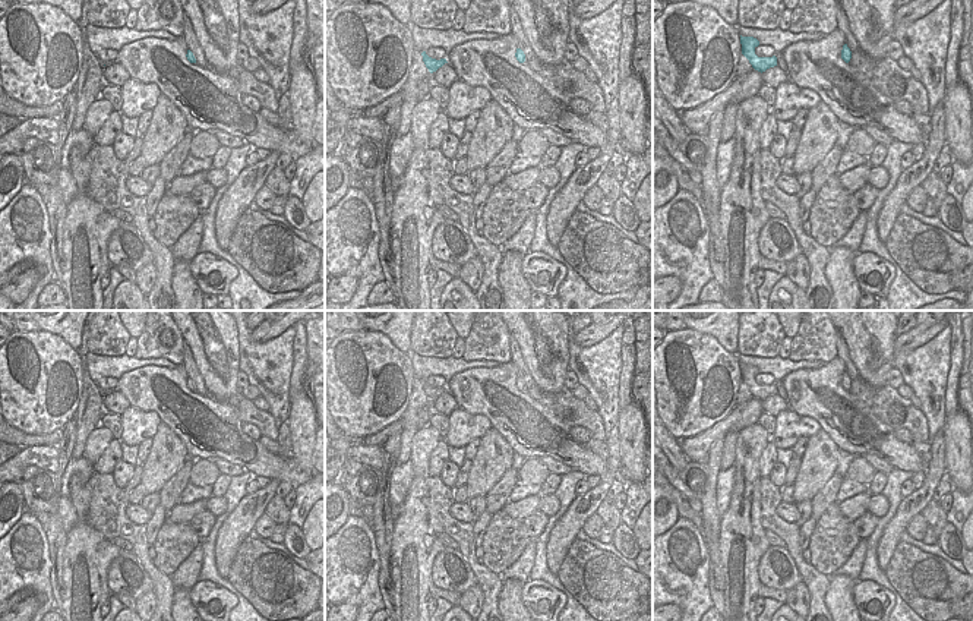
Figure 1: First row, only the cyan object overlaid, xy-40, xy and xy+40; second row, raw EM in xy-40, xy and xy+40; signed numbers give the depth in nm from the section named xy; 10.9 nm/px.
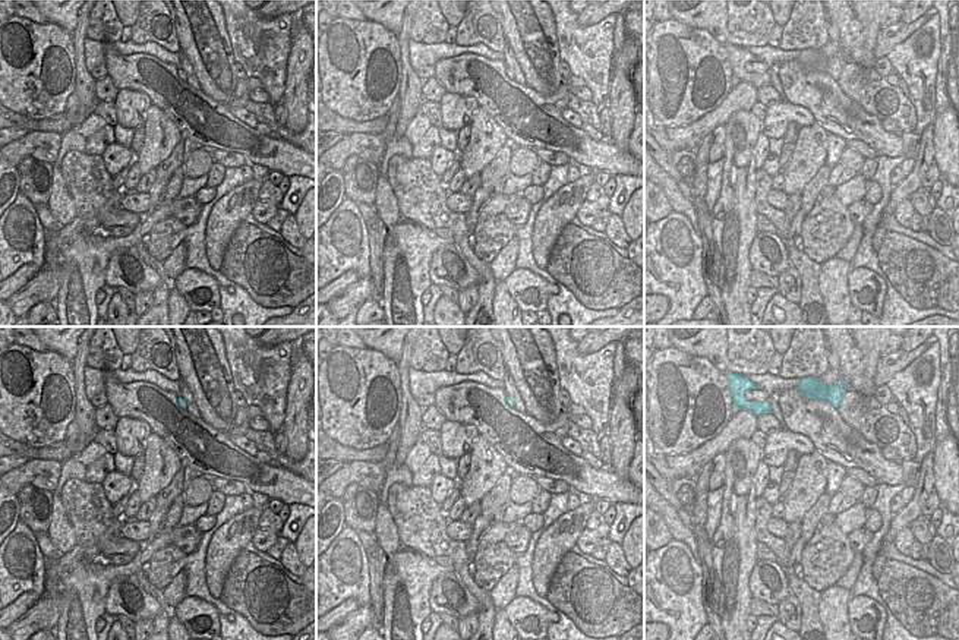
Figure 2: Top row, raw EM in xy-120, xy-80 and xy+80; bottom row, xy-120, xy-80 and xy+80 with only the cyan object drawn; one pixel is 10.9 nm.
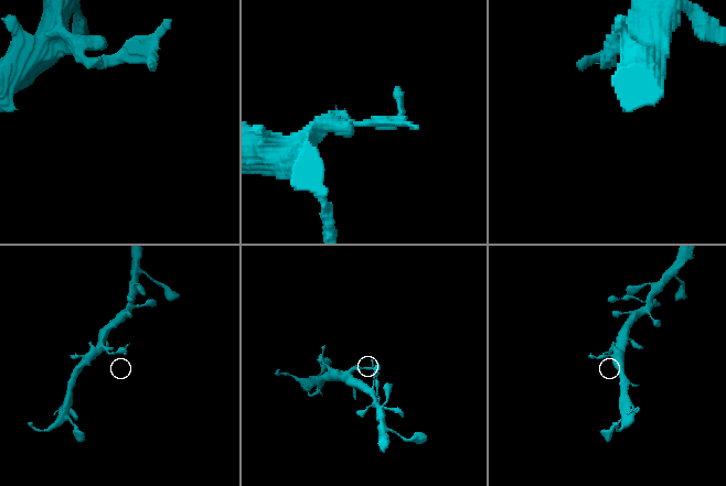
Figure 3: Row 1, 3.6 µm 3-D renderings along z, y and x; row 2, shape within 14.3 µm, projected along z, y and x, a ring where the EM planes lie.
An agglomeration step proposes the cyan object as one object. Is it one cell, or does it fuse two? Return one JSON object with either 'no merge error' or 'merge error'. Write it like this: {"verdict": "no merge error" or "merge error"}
{"verdict": "merge error"}

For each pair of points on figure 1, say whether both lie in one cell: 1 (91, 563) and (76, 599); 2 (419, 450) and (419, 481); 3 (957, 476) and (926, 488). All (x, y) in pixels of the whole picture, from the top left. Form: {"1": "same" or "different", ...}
{"1": "same", "2": "same", "3": "different"}

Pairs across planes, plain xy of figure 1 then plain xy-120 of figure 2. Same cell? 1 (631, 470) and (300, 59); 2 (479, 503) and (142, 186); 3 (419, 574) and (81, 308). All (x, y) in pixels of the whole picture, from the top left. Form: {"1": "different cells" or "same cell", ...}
{"1": "same cell", "2": "same cell", "3": "same cell"}

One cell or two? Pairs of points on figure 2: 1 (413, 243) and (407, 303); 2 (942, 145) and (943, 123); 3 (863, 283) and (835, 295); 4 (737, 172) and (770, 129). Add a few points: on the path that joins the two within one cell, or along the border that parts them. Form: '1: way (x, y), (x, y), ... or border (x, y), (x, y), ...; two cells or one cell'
1: way (407, 258), (407, 289); one cell
2: way (943, 139), (943, 129); one cell
3: border (852, 268), (848, 274), (851, 305); two cells
4: border (763, 122), (760, 131); two cells

